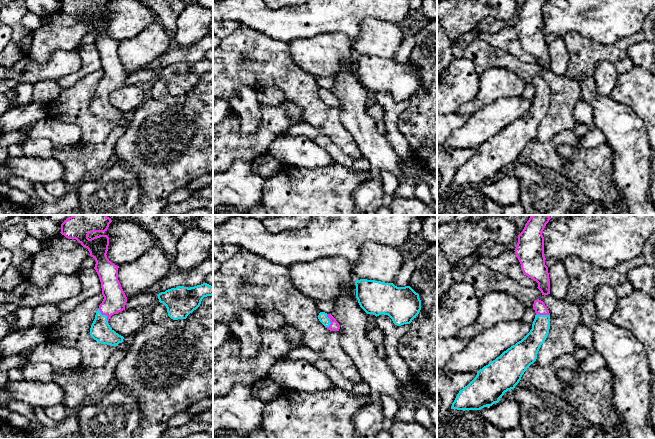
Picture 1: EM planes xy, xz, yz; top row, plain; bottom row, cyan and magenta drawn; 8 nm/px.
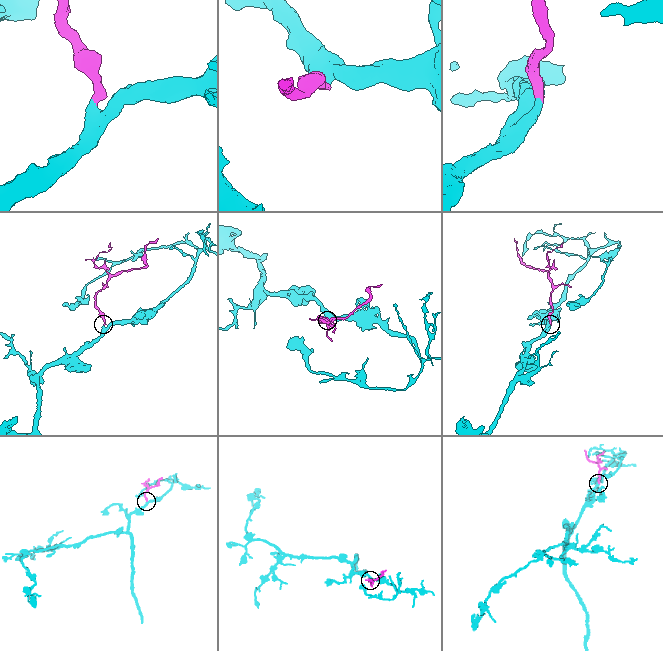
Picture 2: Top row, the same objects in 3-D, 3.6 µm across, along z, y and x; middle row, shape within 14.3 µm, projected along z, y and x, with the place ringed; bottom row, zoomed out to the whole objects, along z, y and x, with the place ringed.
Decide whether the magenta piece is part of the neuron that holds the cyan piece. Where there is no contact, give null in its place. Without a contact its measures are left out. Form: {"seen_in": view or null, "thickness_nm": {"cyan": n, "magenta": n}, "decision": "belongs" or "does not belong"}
{"seen_in": "xy", "thickness_nm": {"cyan": 170, "magenta": 180}, "decision": "belongs"}

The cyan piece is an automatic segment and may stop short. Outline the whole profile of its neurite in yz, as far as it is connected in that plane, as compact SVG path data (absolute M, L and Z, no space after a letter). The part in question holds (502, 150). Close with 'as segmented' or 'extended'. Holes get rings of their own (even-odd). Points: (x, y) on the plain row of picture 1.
M534 77L535 95L530 108L515 121L504 127L499 133L477 147L476 153L457 170L451 185L480 186L498 179L505 168L514 165L527 144L537 135L538 127L546 116L550 105L550 89L544 78Z | extended

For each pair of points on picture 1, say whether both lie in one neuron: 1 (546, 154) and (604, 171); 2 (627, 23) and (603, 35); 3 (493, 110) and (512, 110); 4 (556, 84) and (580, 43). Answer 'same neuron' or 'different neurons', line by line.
1: same neuron
2: same neuron
3: same neuron
4: different neurons

